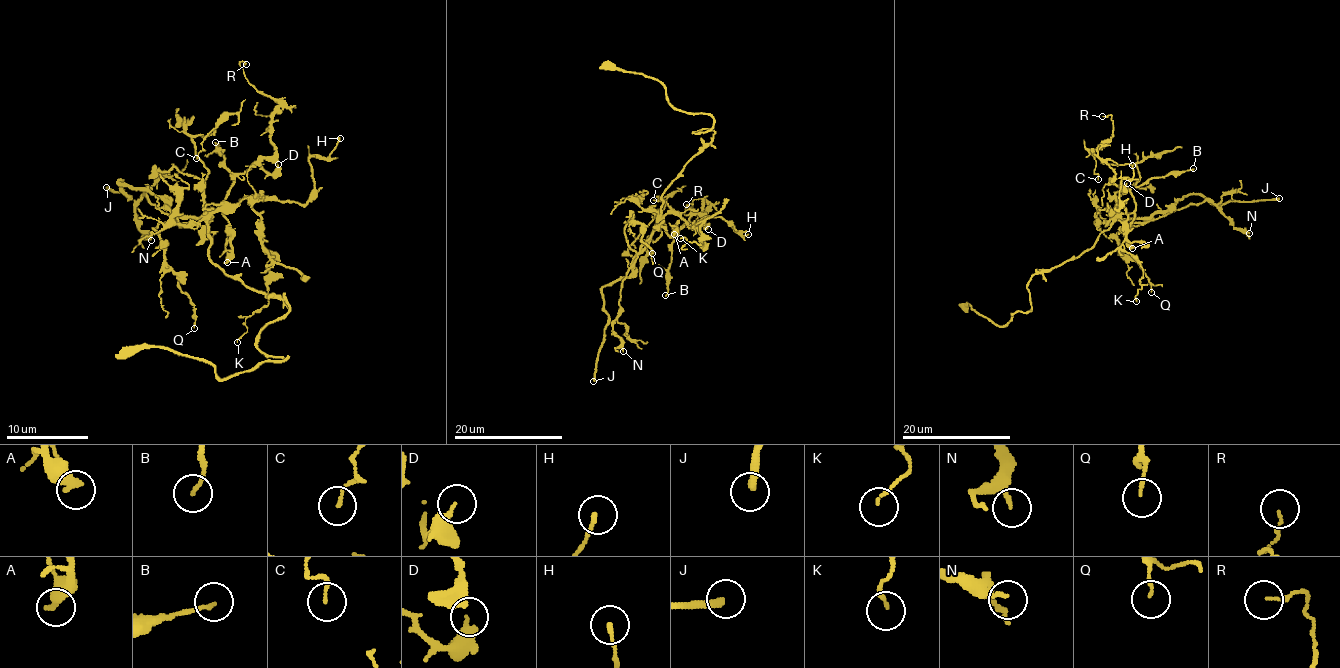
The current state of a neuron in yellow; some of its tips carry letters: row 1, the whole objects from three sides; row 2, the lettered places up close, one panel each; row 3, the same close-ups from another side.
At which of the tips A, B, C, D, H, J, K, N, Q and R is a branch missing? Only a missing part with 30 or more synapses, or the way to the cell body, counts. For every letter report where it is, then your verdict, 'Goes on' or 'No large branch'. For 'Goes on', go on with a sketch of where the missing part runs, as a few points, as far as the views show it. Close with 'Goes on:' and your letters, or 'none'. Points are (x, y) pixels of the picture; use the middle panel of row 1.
A: Place: (674, 234). No large branch
B: Place: (665, 295). No large branch
C: Place: (653, 200). No large branch
D: Place: (708, 229). No large branch
H: Place: (748, 234). No large branch
J: Place: (593, 381). Goes on. Course of what is missing: (593, 381), (591, 410), (603, 412), (607, 403), (606, 411), (611, 422), (634, 414)
K: Place: (680, 238). No large branch
N: Place: (623, 351). No large branch
Q: Place: (652, 253). No large branch
R: Place: (686, 204). No large branch
Goes on: J

